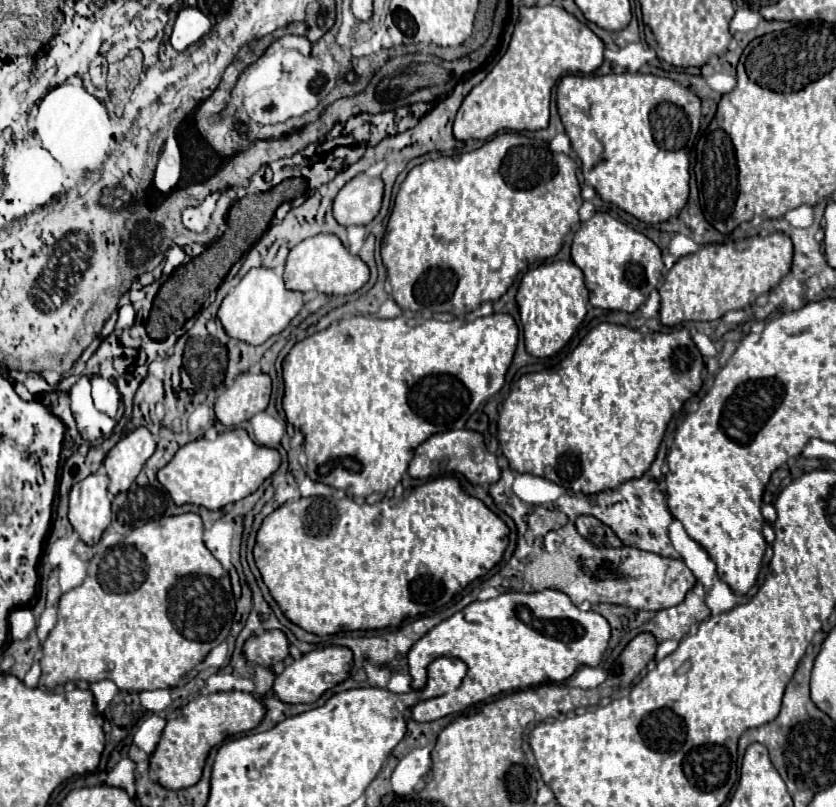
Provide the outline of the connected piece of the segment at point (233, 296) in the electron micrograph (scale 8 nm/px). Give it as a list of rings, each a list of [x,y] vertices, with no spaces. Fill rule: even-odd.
[[[253,268],[223,298],[217,316],[227,336],[247,344],[263,344],[269,336],[279,334],[283,328],[287,328],[287,324],[297,316],[301,306],[303,306],[303,294],[287,290],[283,278],[275,270]]]

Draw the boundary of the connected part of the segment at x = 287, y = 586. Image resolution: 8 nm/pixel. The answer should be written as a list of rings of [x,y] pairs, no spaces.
[[[443,476],[443,478],[433,478],[413,490],[403,492],[401,500],[381,500],[374,504],[366,502],[356,502],[354,497],[345,497],[341,500],[337,498],[299,498],[295,502],[283,504],[281,508],[277,508],[275,512],[271,512],[259,532],[257,532],[257,542],[253,548],[253,556],[255,556],[255,564],[261,572],[263,582],[267,584],[273,600],[277,602],[277,606],[281,608],[281,612],[297,626],[301,626],[303,630],[317,634],[317,636],[331,636],[337,632],[355,632],[355,630],[379,630],[379,628],[389,628],[389,626],[399,626],[409,618],[419,618],[419,616],[431,616],[435,614],[441,606],[445,606],[459,590],[463,590],[469,582],[473,582],[475,578],[483,576],[487,570],[491,570],[501,558],[503,552],[509,544],[509,528],[505,526],[505,522],[491,512],[481,500],[467,496],[461,486],[459,480],[455,480],[453,476]]]

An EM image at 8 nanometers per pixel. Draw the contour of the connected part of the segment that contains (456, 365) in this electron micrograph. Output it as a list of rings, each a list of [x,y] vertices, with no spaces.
[[[491,314],[477,318],[473,322],[441,322],[441,320],[423,320],[423,318],[407,318],[397,316],[391,320],[377,320],[367,316],[351,316],[343,318],[339,322],[333,322],[329,328],[315,332],[313,336],[297,342],[289,354],[283,360],[283,382],[285,382],[285,394],[283,394],[283,410],[287,414],[287,422],[293,424],[297,432],[305,436],[305,454],[307,454],[307,476],[315,482],[321,482],[325,486],[345,490],[351,496],[367,498],[375,492],[387,492],[395,488],[405,474],[415,448],[425,442],[435,432],[443,430],[457,430],[463,428],[467,418],[493,394],[497,394],[505,382],[505,372],[513,360],[515,346],[517,346],[517,324],[509,314]]]

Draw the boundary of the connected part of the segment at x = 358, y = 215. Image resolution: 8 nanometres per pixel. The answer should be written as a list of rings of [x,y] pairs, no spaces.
[[[357,174],[347,182],[333,200],[333,216],[341,226],[369,224],[383,200],[381,178],[371,178],[367,174]]]

